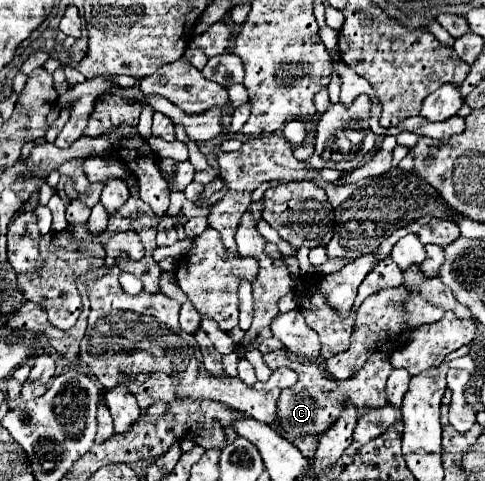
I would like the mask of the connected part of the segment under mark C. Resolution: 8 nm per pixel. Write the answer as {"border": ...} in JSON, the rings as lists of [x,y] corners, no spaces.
{"border":[[[287,349],[273,351],[273,353],[265,355],[263,359],[271,369],[289,367],[289,369],[297,371],[297,375],[299,375],[299,381],[293,387],[281,391],[279,401],[277,401],[279,419],[273,423],[275,431],[289,443],[293,443],[295,439],[301,439],[305,435],[321,437],[339,419],[339,415],[347,409],[347,405],[353,405],[359,415],[365,415],[373,409],[381,409],[387,405],[385,383],[389,377],[389,371],[391,371],[391,363],[385,355],[381,355],[381,351],[373,353],[371,359],[359,369],[359,373],[355,373],[353,377],[343,379],[343,381],[331,379],[331,375],[327,375],[315,361],[291,359]]]}

